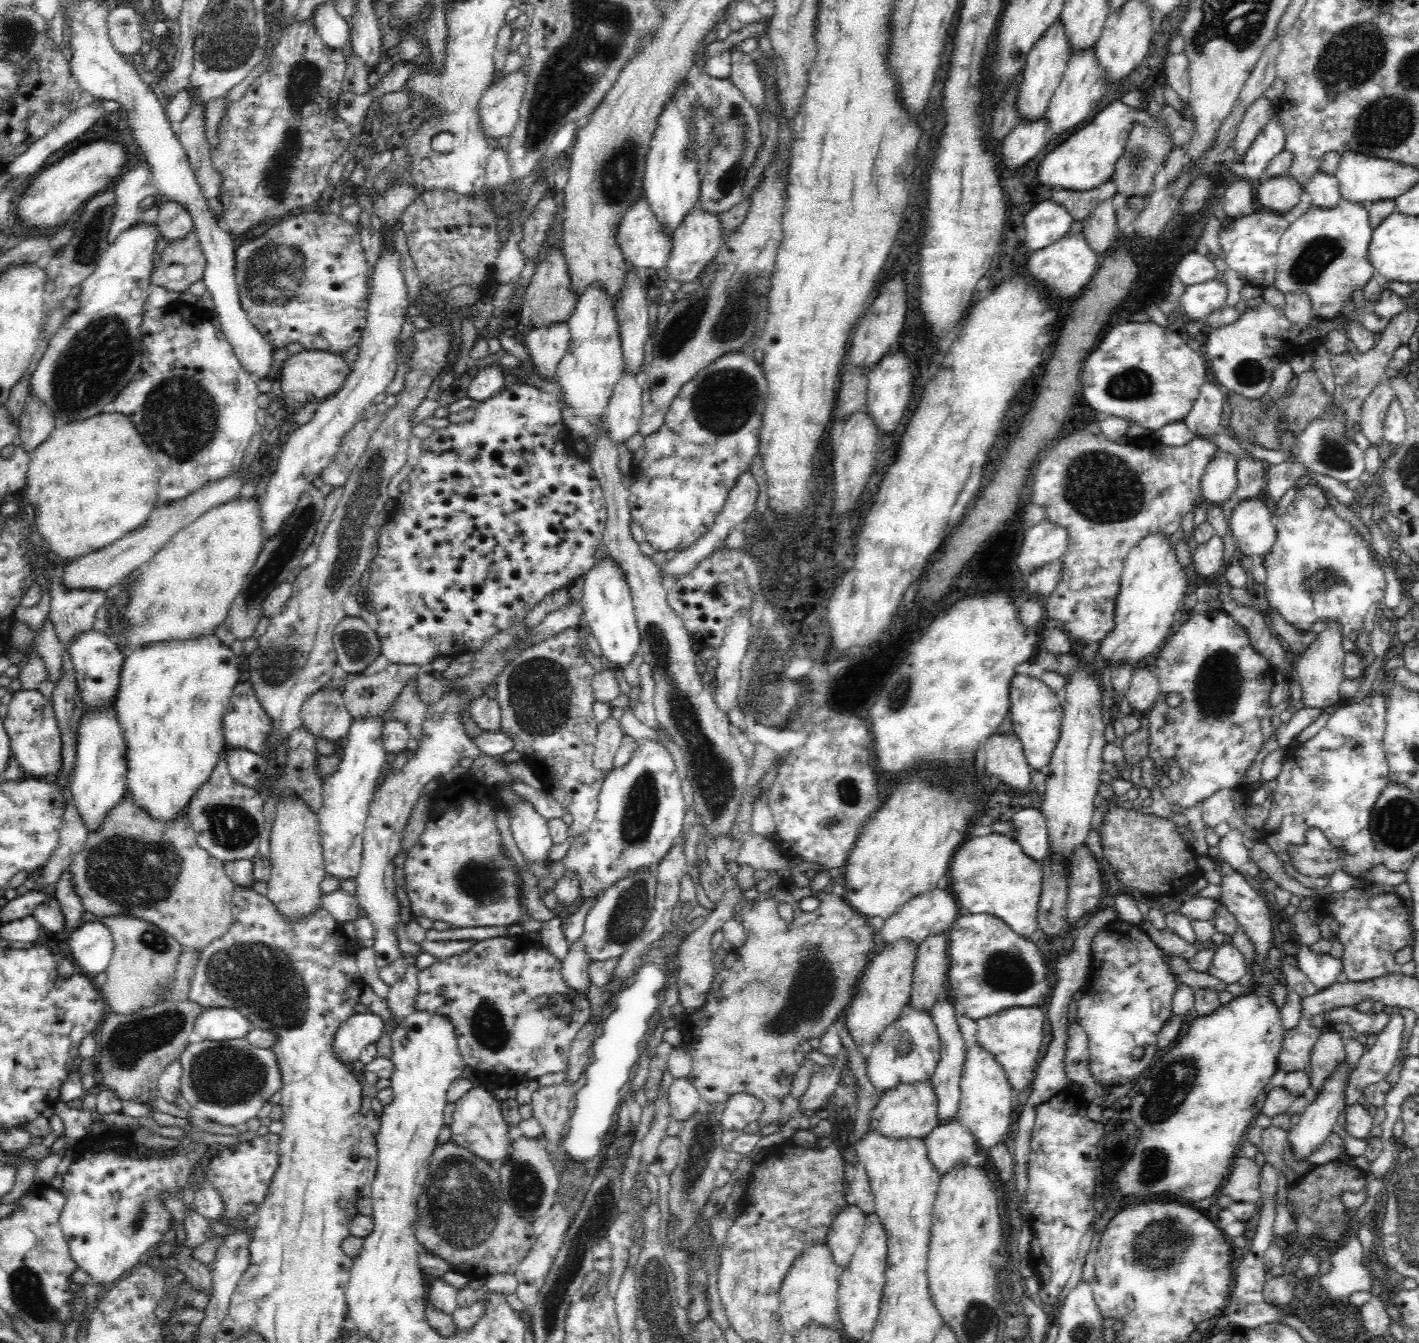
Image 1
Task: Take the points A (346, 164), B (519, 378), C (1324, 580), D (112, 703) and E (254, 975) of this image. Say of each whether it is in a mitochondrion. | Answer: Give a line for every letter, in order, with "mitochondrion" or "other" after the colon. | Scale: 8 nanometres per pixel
A: other
B: other
C: mitochondrion
D: other
E: mitochondrion

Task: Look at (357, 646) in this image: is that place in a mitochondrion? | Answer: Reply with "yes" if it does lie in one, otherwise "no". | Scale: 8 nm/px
yes

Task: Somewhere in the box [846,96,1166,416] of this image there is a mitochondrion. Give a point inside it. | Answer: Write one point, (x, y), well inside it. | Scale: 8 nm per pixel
(1132, 384)

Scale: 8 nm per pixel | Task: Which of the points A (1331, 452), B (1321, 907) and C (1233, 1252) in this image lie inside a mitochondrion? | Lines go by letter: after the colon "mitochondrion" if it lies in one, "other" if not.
A: mitochondrion
B: other
C: other

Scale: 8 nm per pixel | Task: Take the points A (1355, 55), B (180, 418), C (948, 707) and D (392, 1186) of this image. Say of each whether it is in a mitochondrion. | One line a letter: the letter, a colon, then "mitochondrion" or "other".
A: mitochondrion
B: mitochondrion
C: other
D: other

